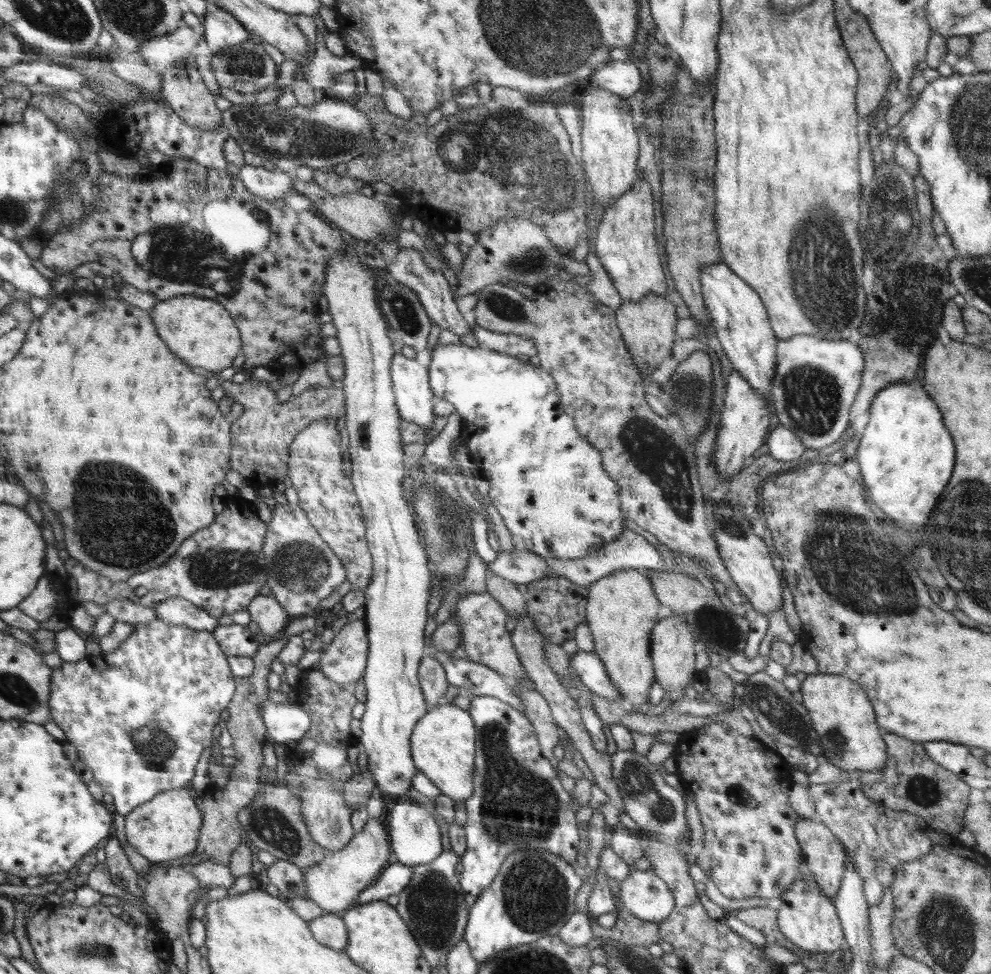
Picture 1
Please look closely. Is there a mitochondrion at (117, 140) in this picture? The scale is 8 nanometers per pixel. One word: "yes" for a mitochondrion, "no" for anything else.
no

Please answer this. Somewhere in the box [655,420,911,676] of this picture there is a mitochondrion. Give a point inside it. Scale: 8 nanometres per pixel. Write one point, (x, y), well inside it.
(722, 631)

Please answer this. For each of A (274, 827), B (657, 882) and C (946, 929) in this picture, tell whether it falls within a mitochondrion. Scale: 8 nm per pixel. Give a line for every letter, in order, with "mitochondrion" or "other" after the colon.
A: mitochondrion
B: other
C: mitochondrion

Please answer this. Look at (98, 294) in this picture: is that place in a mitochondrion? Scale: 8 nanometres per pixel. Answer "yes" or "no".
no

